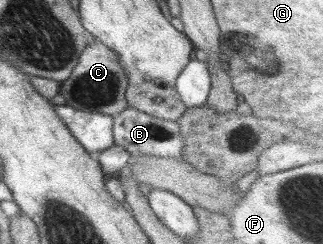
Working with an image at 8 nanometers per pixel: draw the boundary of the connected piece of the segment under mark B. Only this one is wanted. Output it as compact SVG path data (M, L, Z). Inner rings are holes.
M125 107L113 116L112 138L114 145L123 148L130 156L151 156L151 158L175 158L181 160L183 139L176 121L163 120L135 108Z

